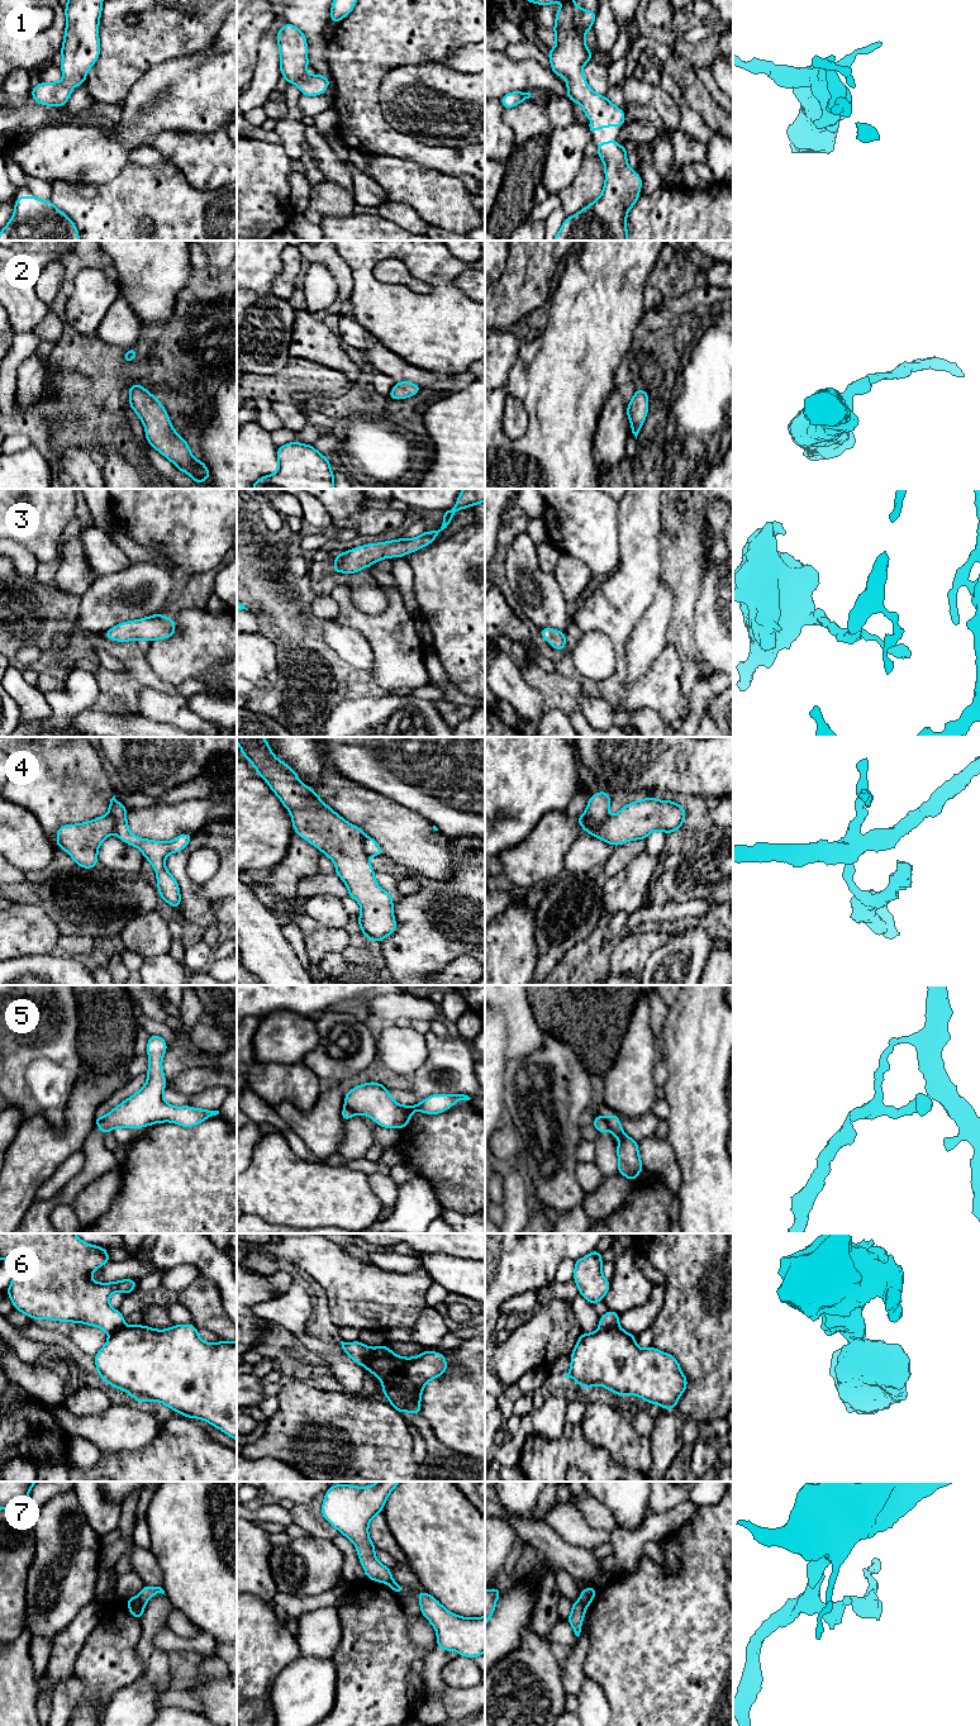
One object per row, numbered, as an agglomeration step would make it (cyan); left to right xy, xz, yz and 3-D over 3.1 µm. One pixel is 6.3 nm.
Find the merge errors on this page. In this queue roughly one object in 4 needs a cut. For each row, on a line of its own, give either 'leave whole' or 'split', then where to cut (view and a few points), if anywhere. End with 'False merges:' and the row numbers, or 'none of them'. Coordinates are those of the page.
1: leave whole; cut none
2: leave whole; cut none
3: leave whole; cut none
4: split; cut yz (608, 817), (594, 828), (594, 836)
5: split; cut yz (604, 1117), (609, 1128)
6: split; cut yz (618, 1326), (599, 1330)
7: split; cut xy (137, 1596), (143, 1606)
False merges: 4, 5, 6, 7

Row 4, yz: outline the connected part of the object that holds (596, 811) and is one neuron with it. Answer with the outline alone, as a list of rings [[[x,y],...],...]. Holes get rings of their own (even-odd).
[[[599,791],[590,795],[589,803],[585,809],[585,816],[589,821],[589,826],[585,831],[595,837],[595,827],[599,826],[604,819],[608,818],[610,804],[610,795],[605,791]]]

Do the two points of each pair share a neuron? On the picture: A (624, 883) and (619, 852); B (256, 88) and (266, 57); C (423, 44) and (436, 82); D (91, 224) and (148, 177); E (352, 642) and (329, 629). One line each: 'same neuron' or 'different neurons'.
A: different neurons
B: same neuron
C: different neurons
D: same neuron
E: same neuron

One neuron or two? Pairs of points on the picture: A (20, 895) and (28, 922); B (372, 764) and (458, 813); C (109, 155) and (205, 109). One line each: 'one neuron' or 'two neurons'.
A: two neurons
B: one neuron
C: one neuron

